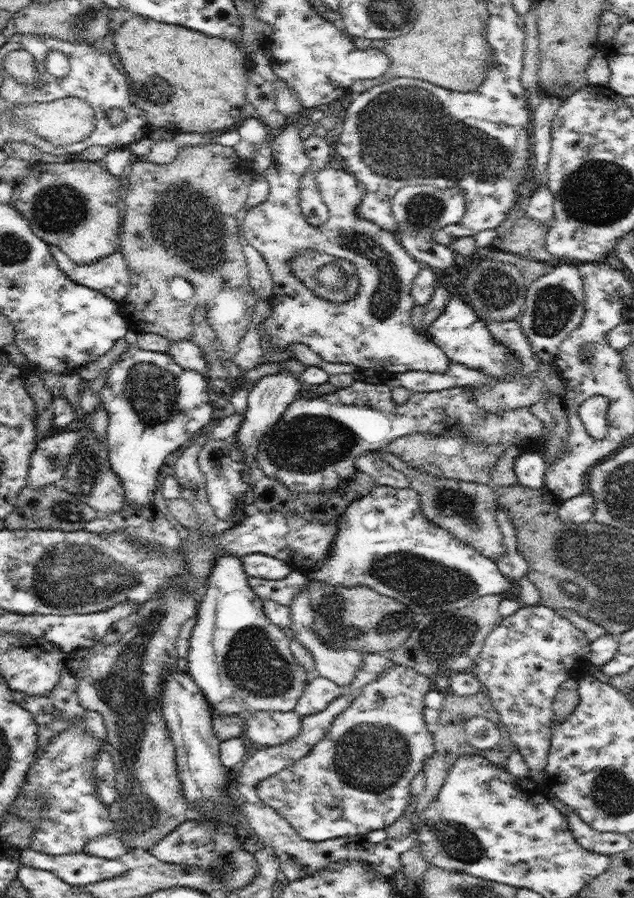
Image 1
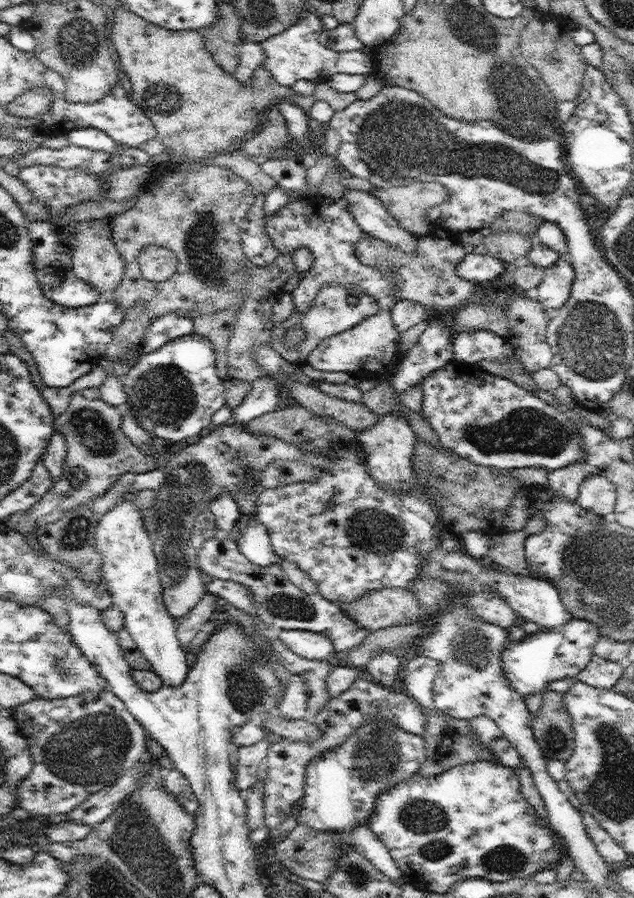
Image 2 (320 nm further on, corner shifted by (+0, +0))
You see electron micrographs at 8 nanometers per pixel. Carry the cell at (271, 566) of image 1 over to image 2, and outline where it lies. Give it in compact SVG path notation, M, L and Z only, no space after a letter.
M257 515L249 518L247 525L239 532L238 538L234 538L240 552L254 565L267 567L280 564L281 556L273 549L268 531Z

